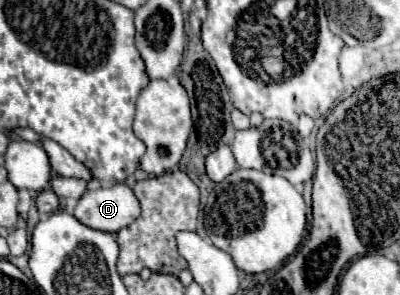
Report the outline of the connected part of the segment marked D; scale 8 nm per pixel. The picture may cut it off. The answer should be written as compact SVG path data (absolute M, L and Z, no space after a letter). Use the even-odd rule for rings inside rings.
M127 184L85 190L77 202L75 218L89 228L115 234L139 218L139 200Z

